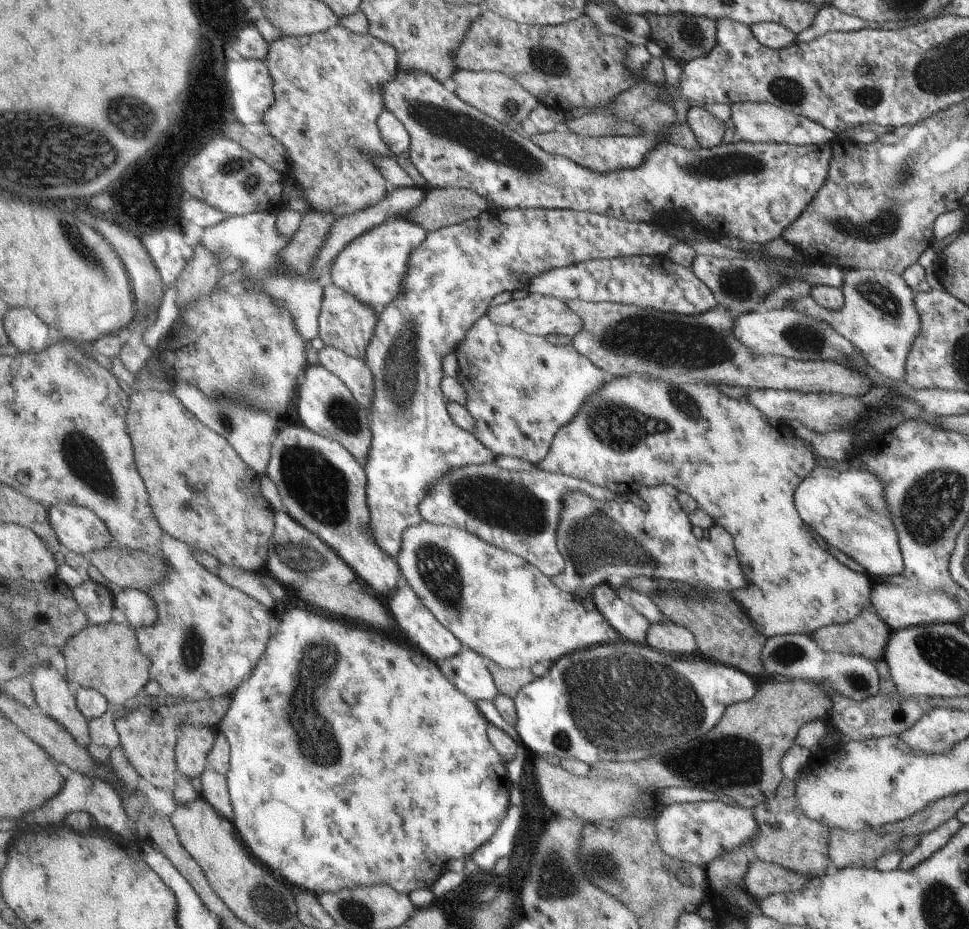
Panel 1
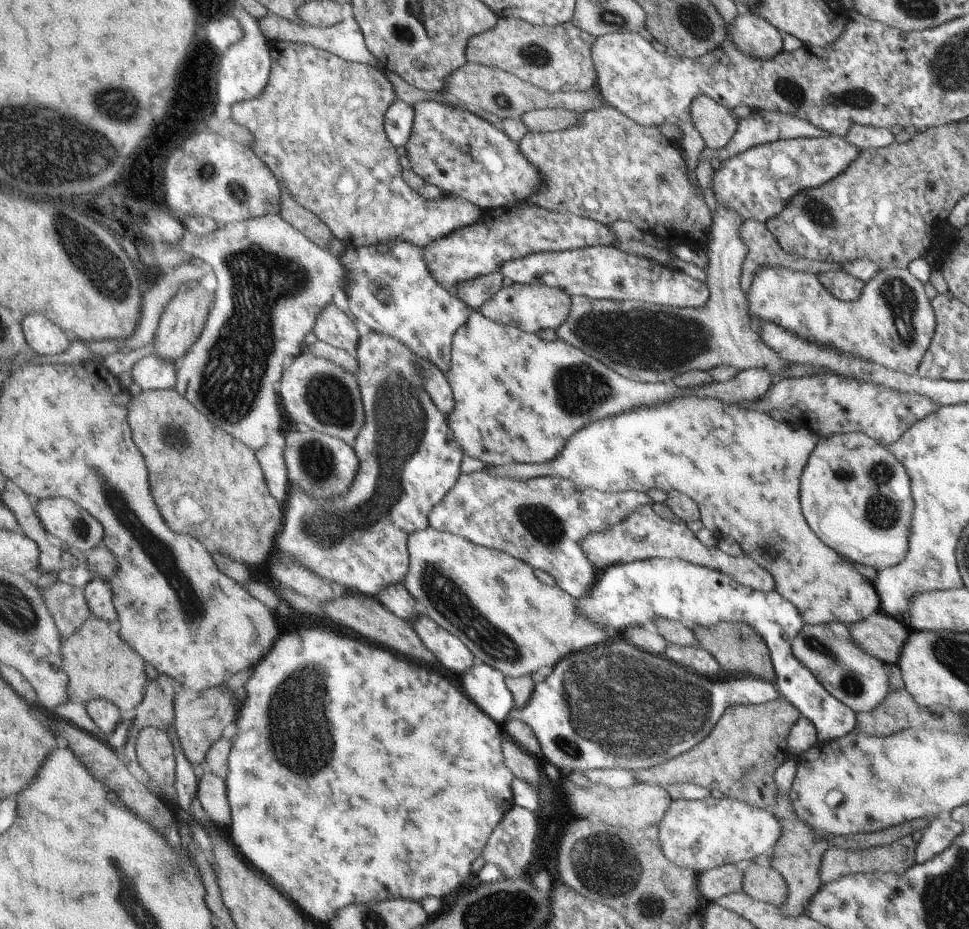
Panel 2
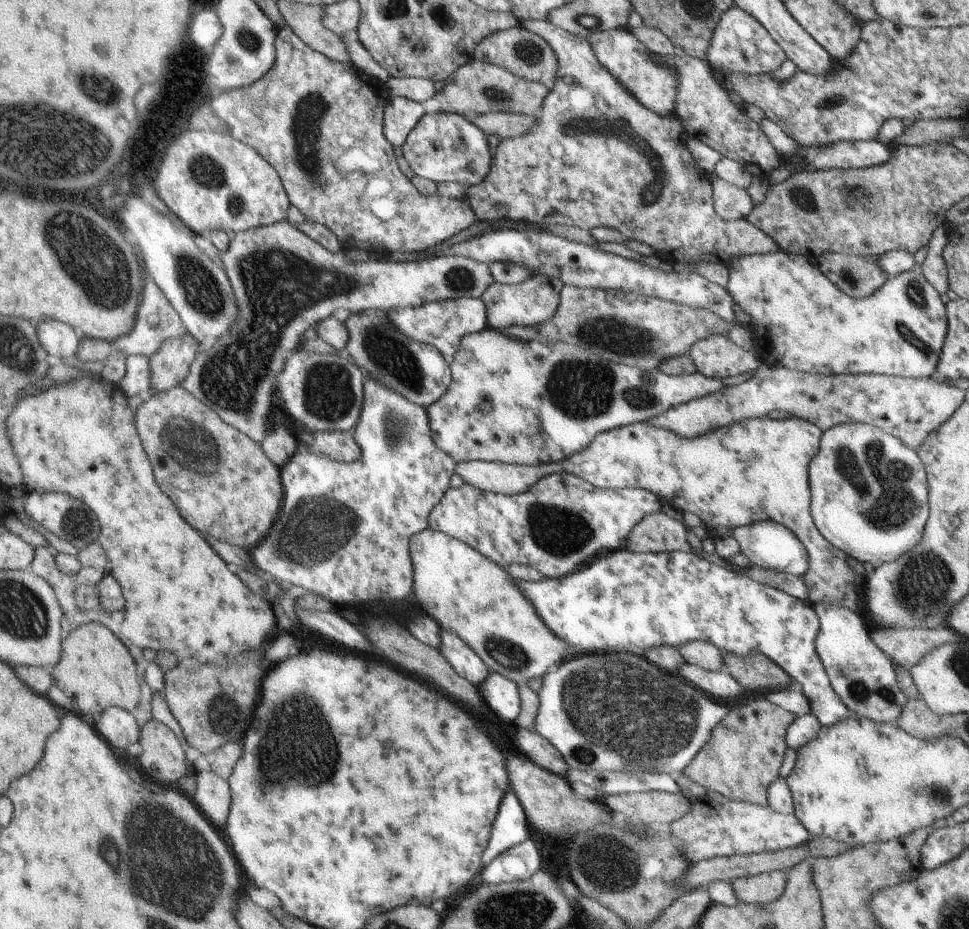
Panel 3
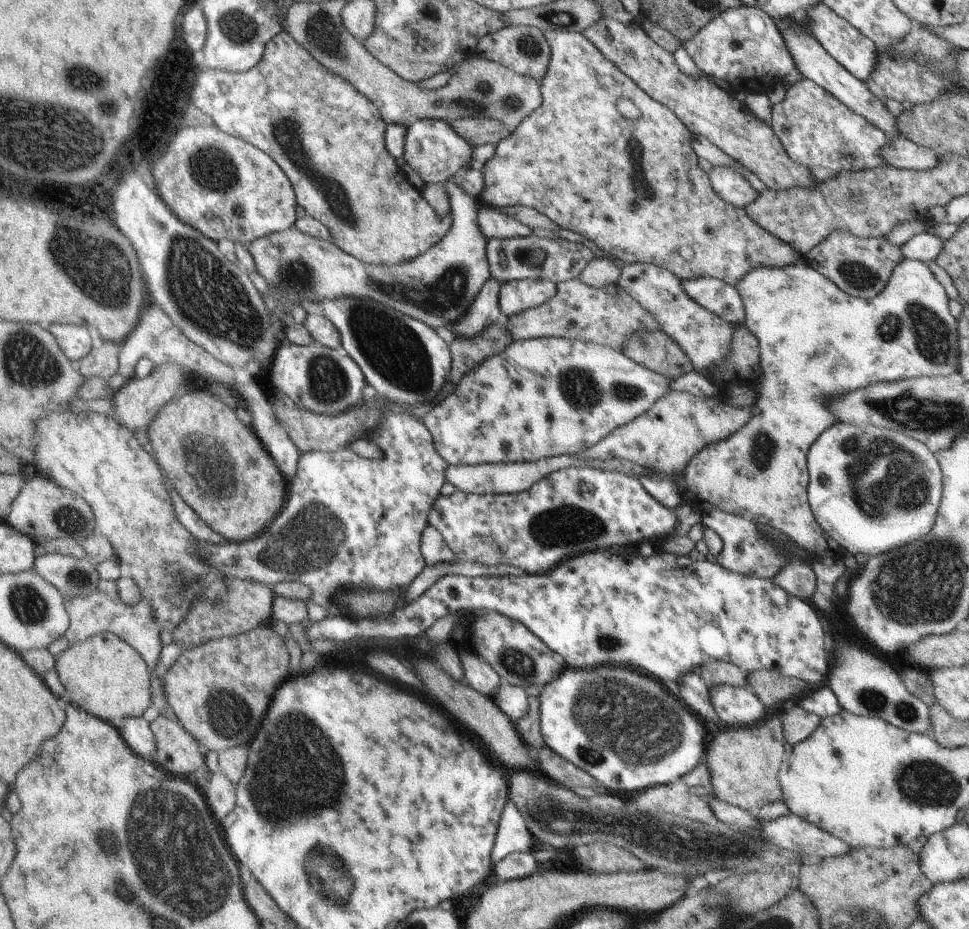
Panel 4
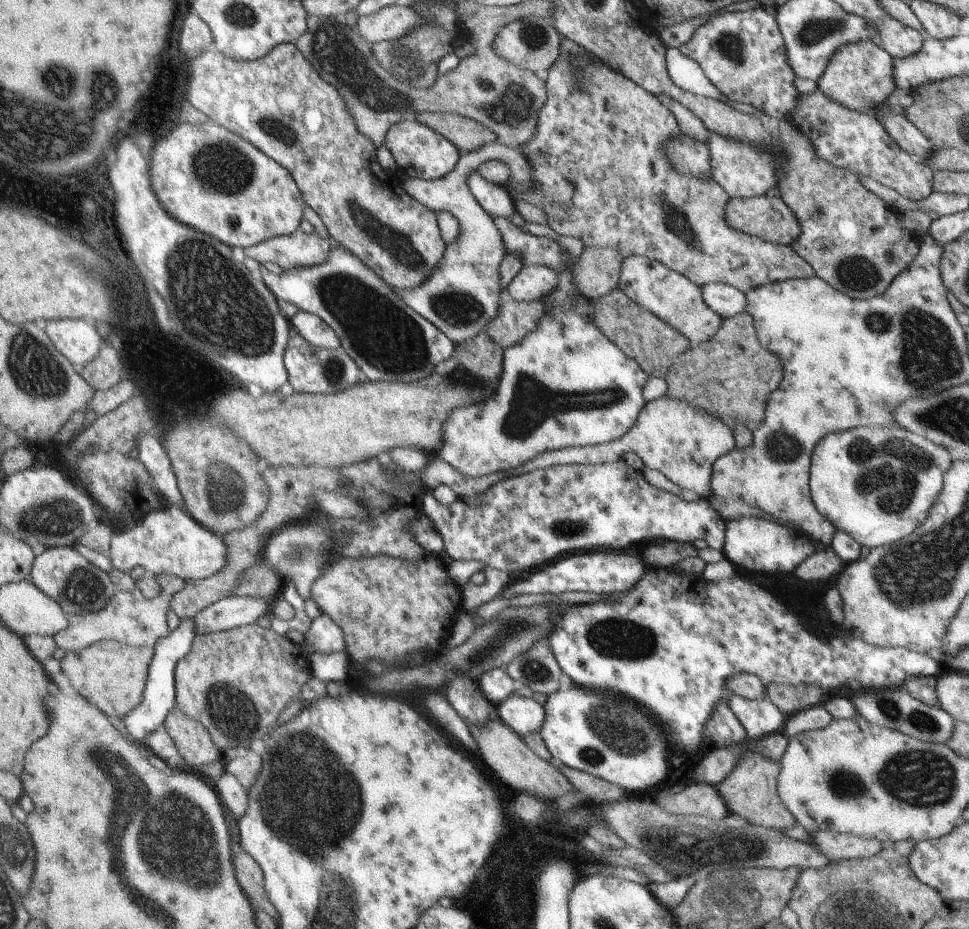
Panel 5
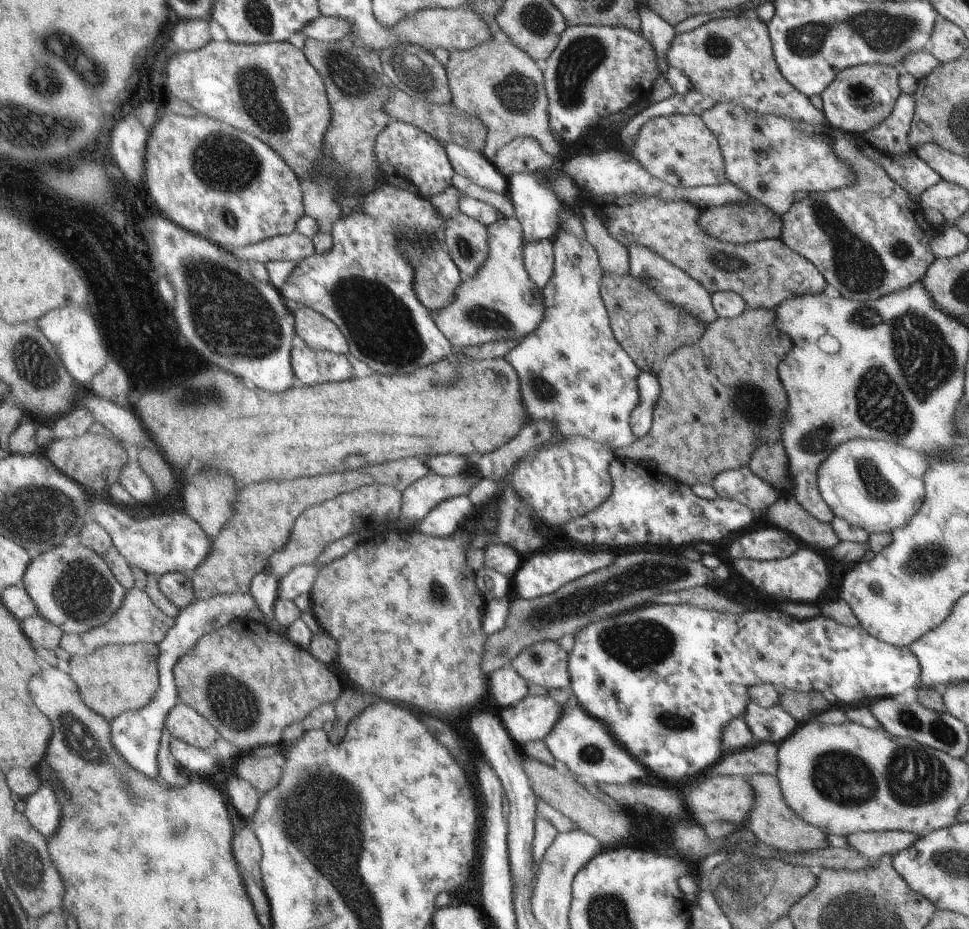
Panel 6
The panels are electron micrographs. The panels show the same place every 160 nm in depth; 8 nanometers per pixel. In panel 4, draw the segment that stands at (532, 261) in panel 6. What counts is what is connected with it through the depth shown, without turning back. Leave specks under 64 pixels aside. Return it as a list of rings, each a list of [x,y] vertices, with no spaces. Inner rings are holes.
[[[517,279],[501,283],[496,294],[501,319],[547,302],[555,291],[556,283],[547,279]]]

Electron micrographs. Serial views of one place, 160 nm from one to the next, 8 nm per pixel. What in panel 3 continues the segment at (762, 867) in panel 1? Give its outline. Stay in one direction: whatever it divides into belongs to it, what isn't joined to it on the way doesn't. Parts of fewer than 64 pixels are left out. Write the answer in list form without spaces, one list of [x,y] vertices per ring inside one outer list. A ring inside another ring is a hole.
[[[773,871],[730,881],[741,903],[766,904],[781,896],[786,881],[783,871]]]

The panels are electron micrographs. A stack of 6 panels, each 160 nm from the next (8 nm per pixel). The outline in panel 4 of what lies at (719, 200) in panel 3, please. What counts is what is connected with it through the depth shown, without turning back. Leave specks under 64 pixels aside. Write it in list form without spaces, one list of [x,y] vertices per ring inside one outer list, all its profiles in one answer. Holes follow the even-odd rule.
[[[713,167],[708,172],[712,188],[725,202],[743,209],[755,200],[758,188],[751,177],[743,177],[736,169]]]

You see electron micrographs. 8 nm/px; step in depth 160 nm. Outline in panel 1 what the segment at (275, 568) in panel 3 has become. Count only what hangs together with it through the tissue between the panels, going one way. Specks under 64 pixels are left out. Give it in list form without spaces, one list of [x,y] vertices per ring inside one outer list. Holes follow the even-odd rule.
[[[499,209],[489,210],[486,215],[479,215],[475,220],[468,220],[460,222],[456,225],[447,225],[438,228],[434,231],[426,233],[425,238],[421,241],[419,246],[416,246],[410,253],[407,259],[407,270],[400,280],[400,288],[396,297],[388,302],[377,314],[379,322],[376,324],[375,332],[372,339],[369,341],[368,350],[365,351],[365,358],[363,361],[369,367],[374,378],[374,399],[372,400],[372,407],[369,409],[368,416],[371,418],[371,433],[372,442],[369,447],[368,455],[363,461],[364,473],[367,477],[367,486],[364,488],[365,496],[367,497],[367,505],[370,516],[370,535],[372,539],[385,551],[390,557],[395,558],[400,547],[400,536],[404,528],[418,525],[422,518],[419,514],[420,500],[424,498],[425,494],[441,480],[453,467],[465,467],[469,465],[480,465],[485,463],[493,463],[495,455],[489,450],[481,441],[478,441],[470,432],[462,429],[449,416],[447,406],[443,402],[443,395],[439,388],[441,377],[443,376],[442,360],[445,355],[453,354],[455,348],[459,346],[461,340],[468,332],[468,328],[485,315],[491,302],[491,298],[500,295],[503,290],[510,292],[512,290],[525,290],[530,278],[538,274],[559,268],[568,267],[572,264],[577,264],[591,259],[612,259],[615,257],[630,257],[633,255],[665,258],[667,252],[671,250],[673,245],[680,241],[671,234],[667,227],[657,227],[656,224],[649,223],[632,223],[629,221],[618,221],[613,217],[602,215],[601,213],[590,213],[585,211],[570,211],[569,209]]]

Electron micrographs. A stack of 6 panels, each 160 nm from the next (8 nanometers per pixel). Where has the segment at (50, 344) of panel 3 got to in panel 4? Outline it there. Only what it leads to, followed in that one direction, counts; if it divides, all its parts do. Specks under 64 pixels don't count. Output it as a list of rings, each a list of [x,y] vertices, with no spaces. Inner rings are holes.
[[[75,323],[53,324],[51,332],[61,350],[78,365],[99,342],[94,331]]]

